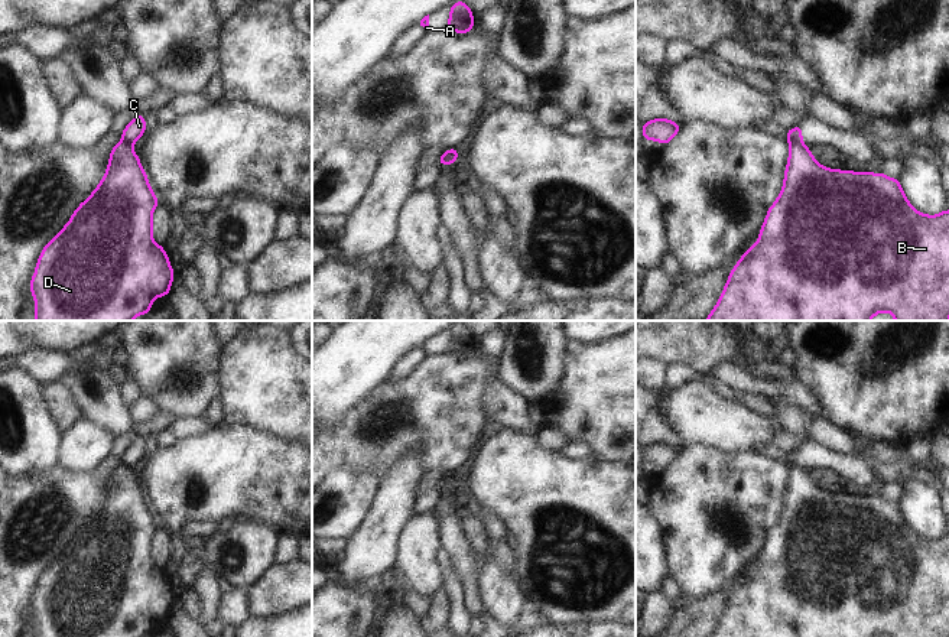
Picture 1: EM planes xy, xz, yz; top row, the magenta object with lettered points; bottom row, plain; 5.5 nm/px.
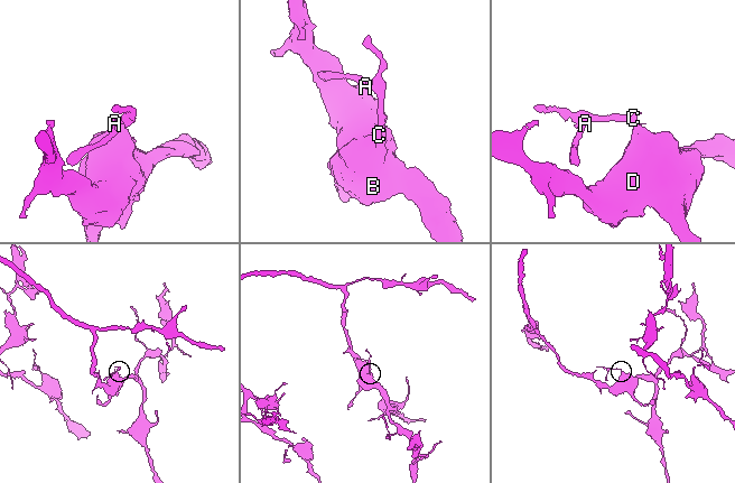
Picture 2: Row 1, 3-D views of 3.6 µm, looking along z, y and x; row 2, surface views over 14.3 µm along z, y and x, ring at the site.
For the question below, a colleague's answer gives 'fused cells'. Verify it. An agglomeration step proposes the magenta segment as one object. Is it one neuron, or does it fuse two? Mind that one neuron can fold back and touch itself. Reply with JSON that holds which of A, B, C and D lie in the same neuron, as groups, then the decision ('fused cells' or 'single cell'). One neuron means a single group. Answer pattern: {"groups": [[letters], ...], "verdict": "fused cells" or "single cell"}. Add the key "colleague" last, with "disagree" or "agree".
{"groups": [["A", "C"], ["B", "D"]], "verdict": "fused cells", "colleague": "agree"}

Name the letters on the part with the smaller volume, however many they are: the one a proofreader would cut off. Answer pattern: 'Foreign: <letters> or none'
Foreign: A, C

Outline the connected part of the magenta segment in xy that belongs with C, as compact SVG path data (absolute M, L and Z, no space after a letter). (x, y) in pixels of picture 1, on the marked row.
M139 113L121 133L123 142L126 144L133 144L143 136L144 130L146 130L146 121L143 114Z

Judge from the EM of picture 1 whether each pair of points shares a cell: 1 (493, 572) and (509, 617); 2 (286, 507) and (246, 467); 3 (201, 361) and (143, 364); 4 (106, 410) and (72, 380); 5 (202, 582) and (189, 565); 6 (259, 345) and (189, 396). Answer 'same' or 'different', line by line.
1: same
2: same
3: same
4: same
5: different
6: different

